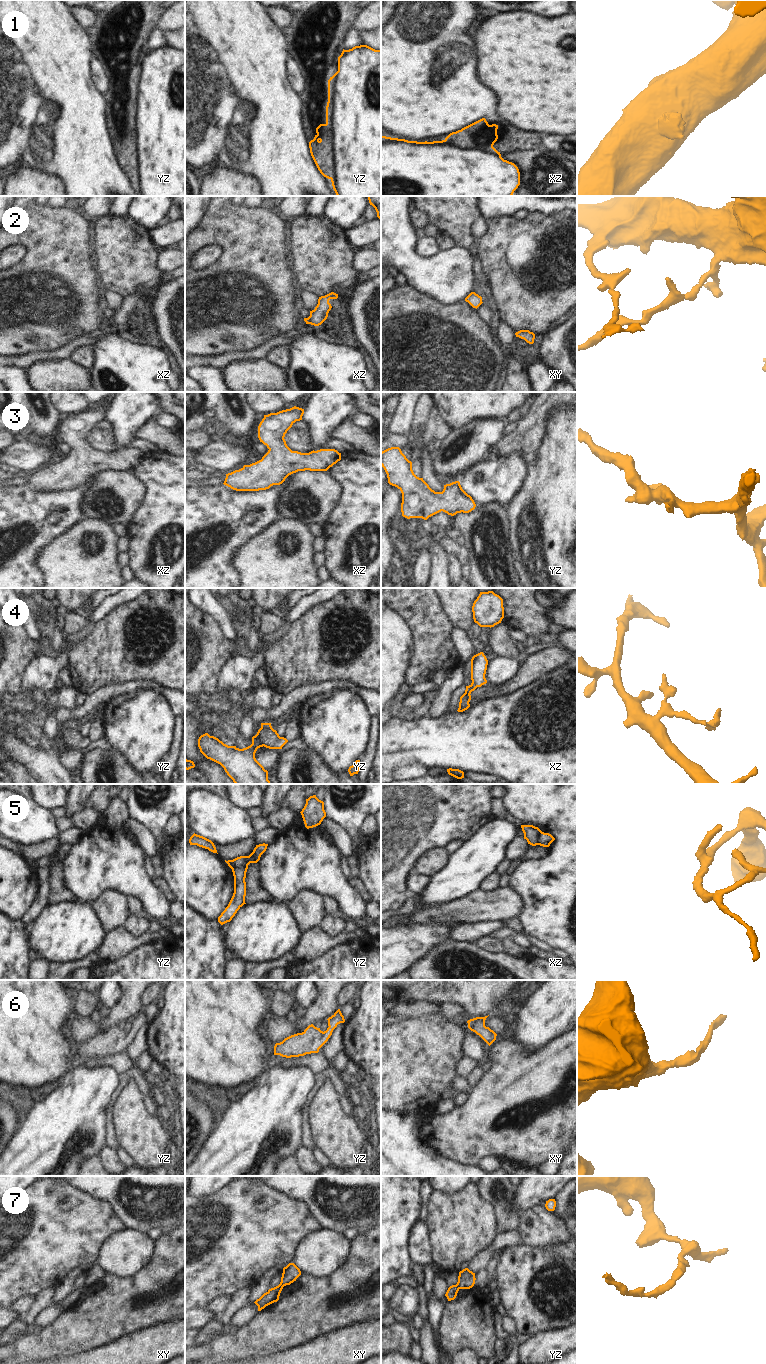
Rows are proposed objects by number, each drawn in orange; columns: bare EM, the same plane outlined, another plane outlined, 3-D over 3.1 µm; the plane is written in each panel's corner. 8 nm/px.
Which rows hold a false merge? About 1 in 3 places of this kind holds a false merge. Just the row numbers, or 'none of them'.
1, 5, 7

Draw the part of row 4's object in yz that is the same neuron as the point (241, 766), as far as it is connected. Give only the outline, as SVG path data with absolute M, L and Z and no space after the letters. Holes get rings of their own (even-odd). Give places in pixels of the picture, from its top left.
M261 723L261 728L252 737L252 744L246 748L239 749L236 746L228 746L208 733L199 737L198 747L207 759L220 764L235 784L270 784L268 771L256 760L255 753L258 748L263 746L269 749L282 749L287 742L286 738L280 737L272 728L271 723Z

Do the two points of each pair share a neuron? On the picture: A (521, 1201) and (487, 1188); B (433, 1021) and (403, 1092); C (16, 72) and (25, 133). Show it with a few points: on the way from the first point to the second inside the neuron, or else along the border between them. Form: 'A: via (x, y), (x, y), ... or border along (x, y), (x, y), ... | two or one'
A: border along (514, 1186), (512, 1205), (520, 1212) | two
B: via (432, 1039), (403, 1070), (403, 1074) | one
C: via (17, 87), (25, 95), (25, 118) | one

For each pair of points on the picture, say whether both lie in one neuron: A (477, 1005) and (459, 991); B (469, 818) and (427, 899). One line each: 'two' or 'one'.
A: one
B: two

